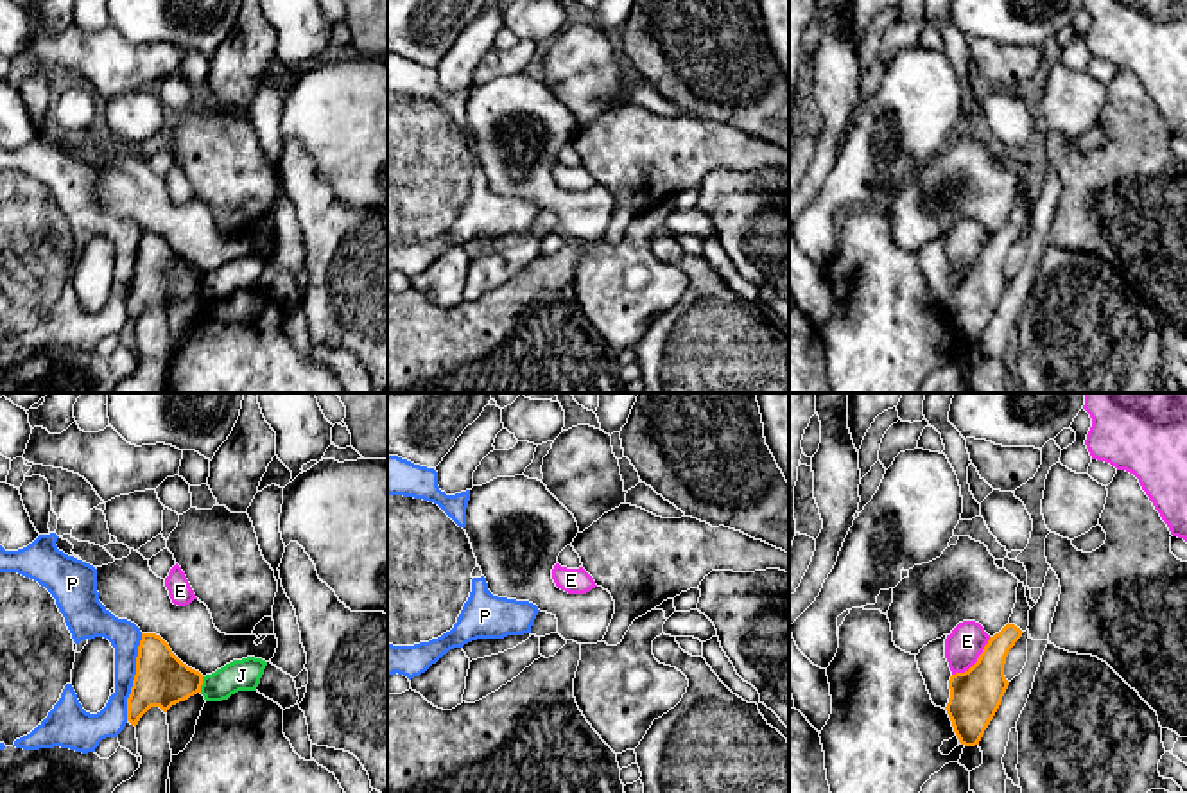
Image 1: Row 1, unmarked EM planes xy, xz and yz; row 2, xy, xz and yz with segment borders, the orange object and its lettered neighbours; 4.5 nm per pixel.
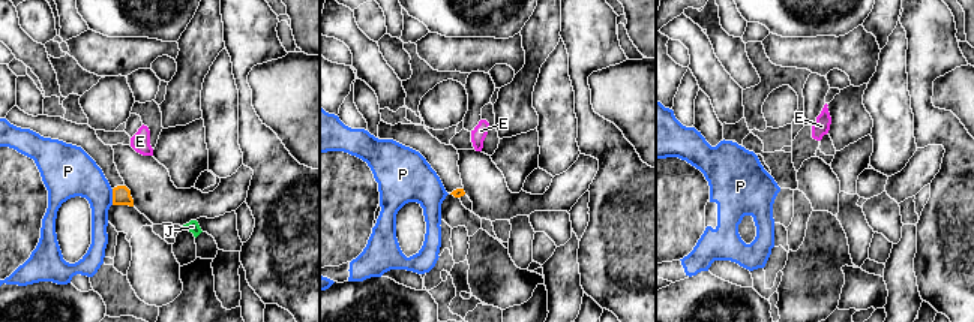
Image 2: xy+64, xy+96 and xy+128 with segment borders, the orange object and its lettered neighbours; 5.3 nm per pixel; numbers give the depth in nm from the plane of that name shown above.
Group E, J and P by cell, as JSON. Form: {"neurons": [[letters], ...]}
{"neurons": [["E"], ["J"], ["P"]]}

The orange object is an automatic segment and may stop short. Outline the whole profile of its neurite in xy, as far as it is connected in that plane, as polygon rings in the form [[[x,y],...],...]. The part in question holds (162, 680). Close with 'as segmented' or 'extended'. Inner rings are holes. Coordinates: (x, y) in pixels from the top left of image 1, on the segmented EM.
[[[142,633],[136,675],[127,698],[127,721],[138,725],[151,709],[167,712],[172,705],[201,693],[203,675],[183,664],[156,633]]]; as segmented

